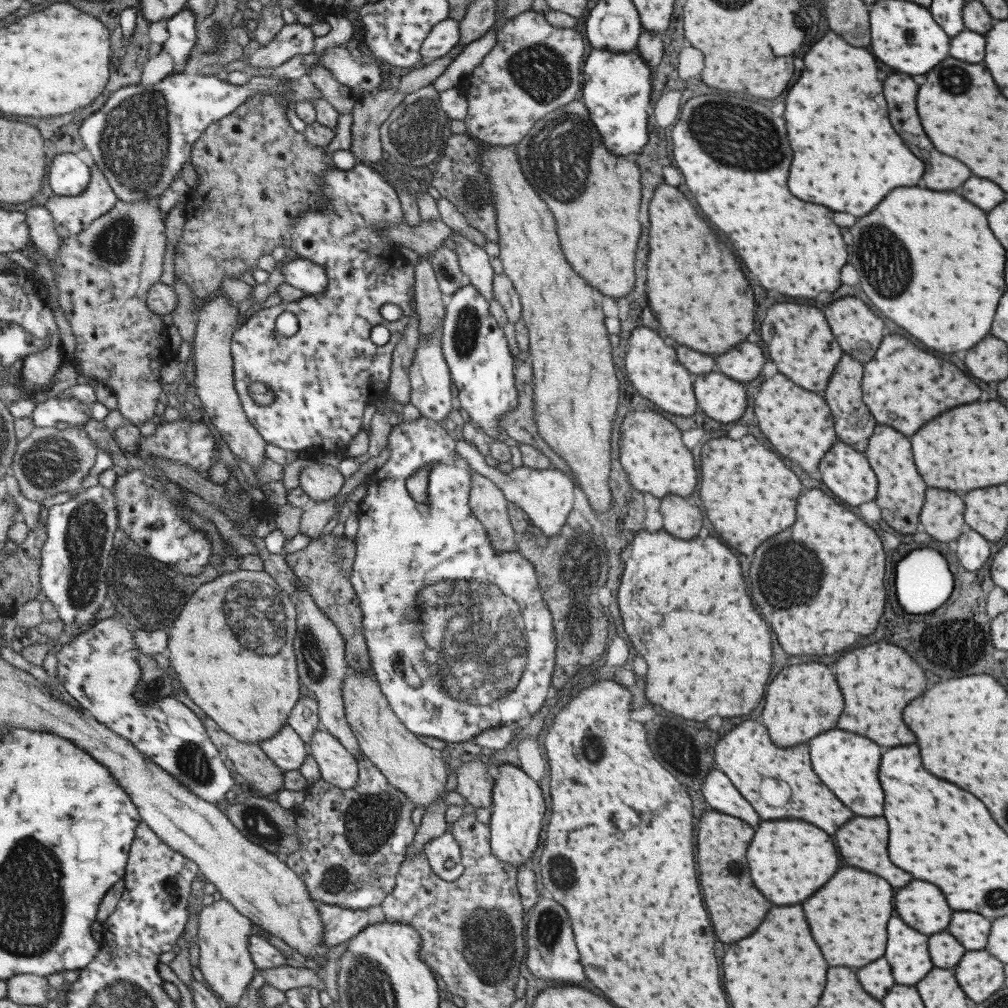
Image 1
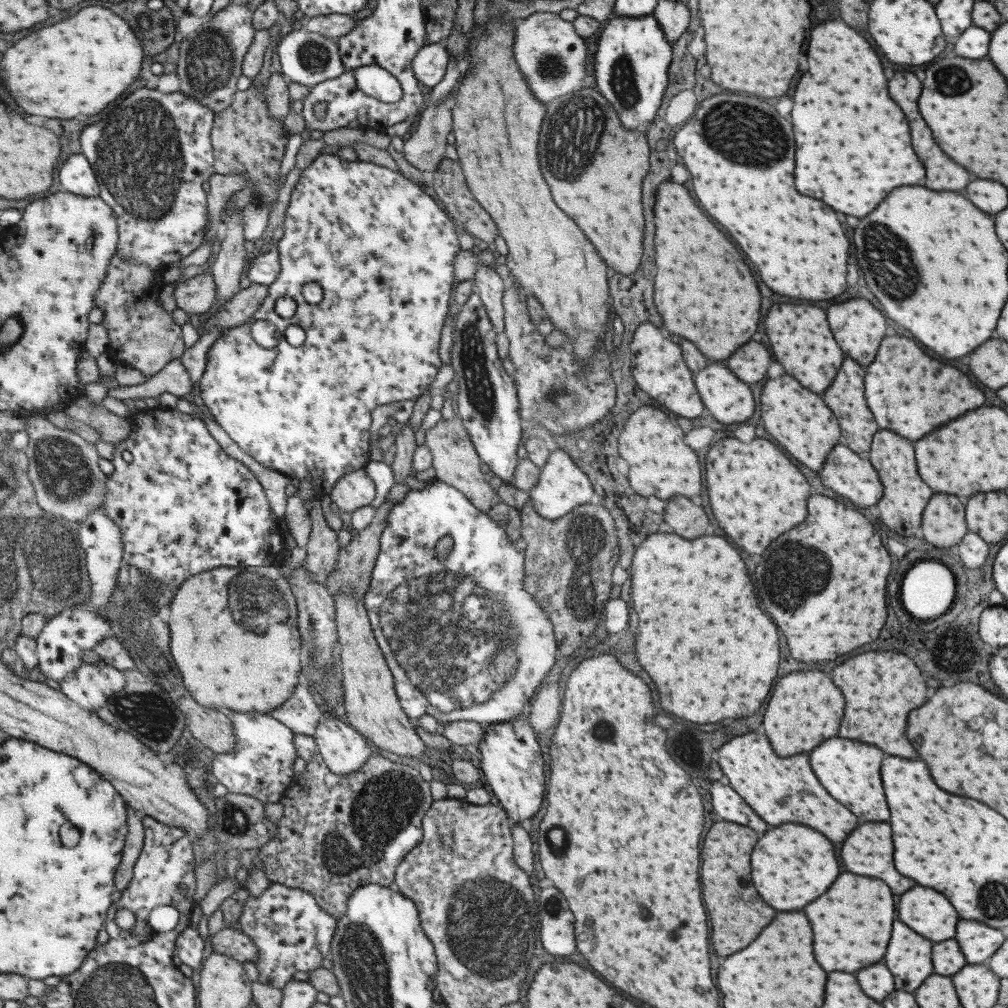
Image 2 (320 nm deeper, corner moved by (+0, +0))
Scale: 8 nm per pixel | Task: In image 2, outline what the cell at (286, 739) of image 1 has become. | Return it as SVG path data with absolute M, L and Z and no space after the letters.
M229 712L236 736L236 747L230 753L213 754L214 776L229 793L245 794L261 802L279 802L295 780L296 732L276 717L260 712Z

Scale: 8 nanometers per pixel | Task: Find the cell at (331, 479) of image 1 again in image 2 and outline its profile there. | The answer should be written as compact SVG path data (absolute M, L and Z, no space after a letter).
M365 469L349 472L335 485L327 501L334 502L340 510L353 513L369 506L377 499L376 484Z

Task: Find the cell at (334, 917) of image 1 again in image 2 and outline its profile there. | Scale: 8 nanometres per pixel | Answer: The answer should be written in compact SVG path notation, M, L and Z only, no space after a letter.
M275 882L258 898L248 898L239 922L259 950L258 980L283 989L295 972L317 971L329 962L338 927L338 919L325 912L311 893Z

